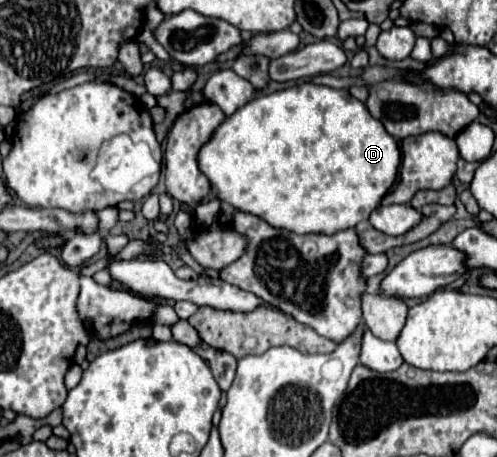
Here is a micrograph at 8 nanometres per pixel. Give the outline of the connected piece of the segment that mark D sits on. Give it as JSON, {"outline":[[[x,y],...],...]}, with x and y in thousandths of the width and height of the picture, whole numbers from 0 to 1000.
{"outline":[[[610,182],[610,186],[594,186],[594,190],[553,199],[553,204],[541,204],[541,208],[521,208],[521,212],[505,217],[497,230],[481,234],[465,256],[457,256],[429,287],[425,304],[404,317],[404,326],[396,335],[396,357],[400,357],[400,370],[408,374],[408,383],[421,392],[425,414],[437,418],[441,440],[461,444],[489,466],[517,470],[521,479],[537,484],[545,497],[557,497],[557,501],[577,501],[577,505],[590,505],[590,510],[602,510],[602,514],[614,514],[614,510],[670,514],[686,501],[714,497],[722,484],[734,484],[742,475],[742,462],[763,453],[771,427],[787,414],[787,405],[799,392],[807,335],[803,335],[799,309],[775,287],[775,278],[767,278],[767,269],[759,269],[759,260],[751,260],[742,252],[742,243],[734,243],[734,230],[726,221],[718,221],[714,212],[702,208],[698,195],[670,195],[670,190],[634,186],[634,182]]]}

